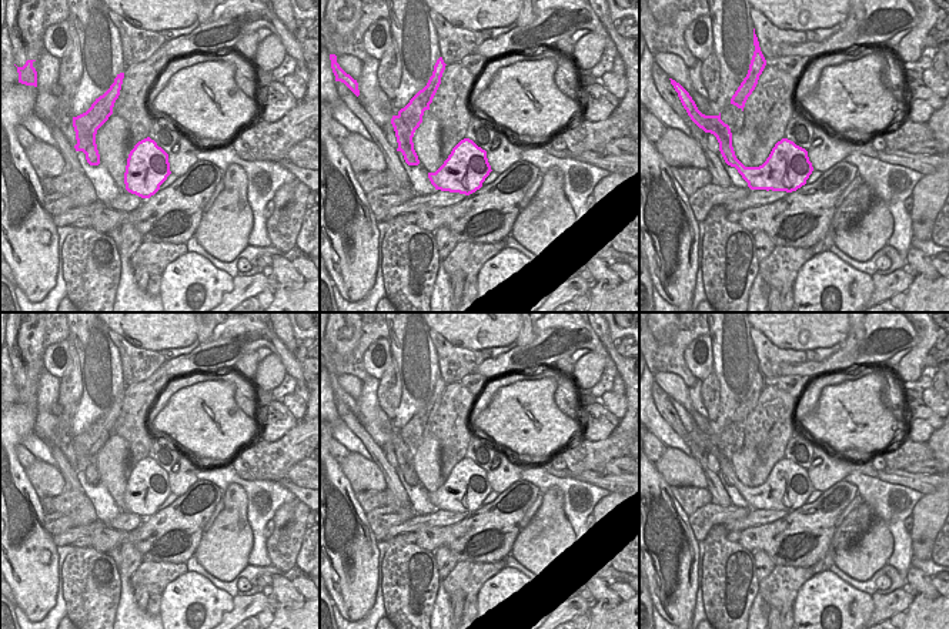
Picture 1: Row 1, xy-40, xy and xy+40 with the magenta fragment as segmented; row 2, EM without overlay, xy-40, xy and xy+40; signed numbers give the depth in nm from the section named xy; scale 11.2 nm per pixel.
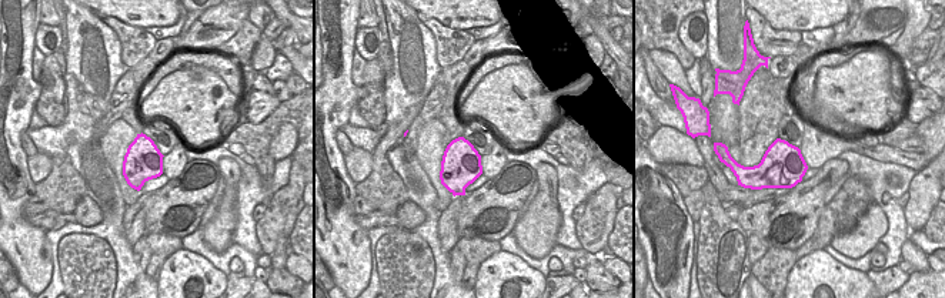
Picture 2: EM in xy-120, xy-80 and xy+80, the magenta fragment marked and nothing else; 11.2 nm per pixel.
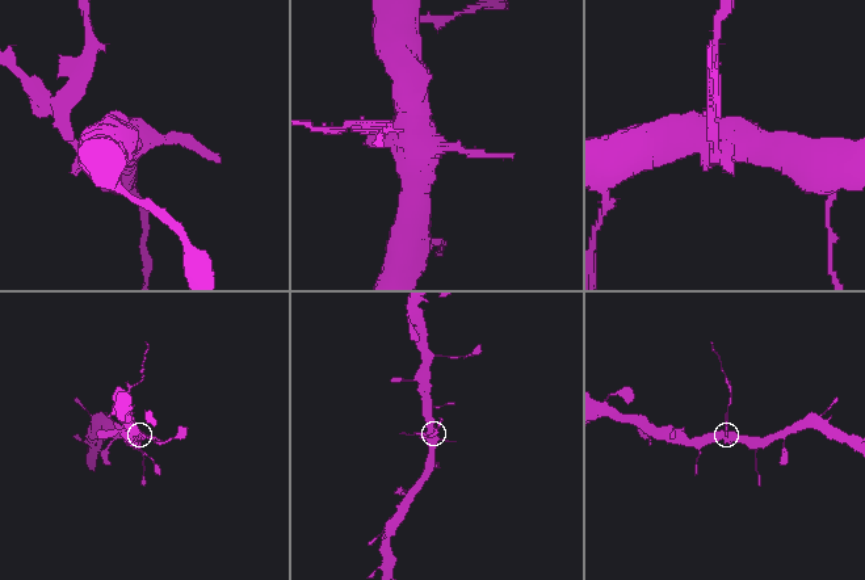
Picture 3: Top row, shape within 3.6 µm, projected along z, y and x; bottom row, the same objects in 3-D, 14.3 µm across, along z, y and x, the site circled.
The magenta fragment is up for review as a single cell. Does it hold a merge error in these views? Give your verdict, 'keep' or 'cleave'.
cleave

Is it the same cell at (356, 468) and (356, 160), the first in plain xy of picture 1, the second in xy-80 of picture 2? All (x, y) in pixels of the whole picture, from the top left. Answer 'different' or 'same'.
same

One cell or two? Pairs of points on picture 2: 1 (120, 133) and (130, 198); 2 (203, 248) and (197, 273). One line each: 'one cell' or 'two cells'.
1: one cell
2: two cells

